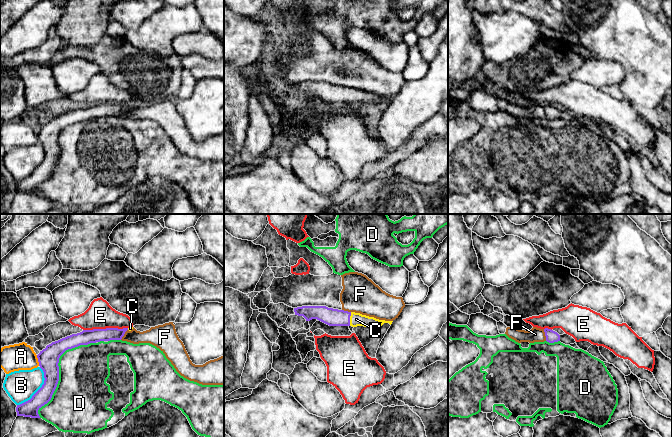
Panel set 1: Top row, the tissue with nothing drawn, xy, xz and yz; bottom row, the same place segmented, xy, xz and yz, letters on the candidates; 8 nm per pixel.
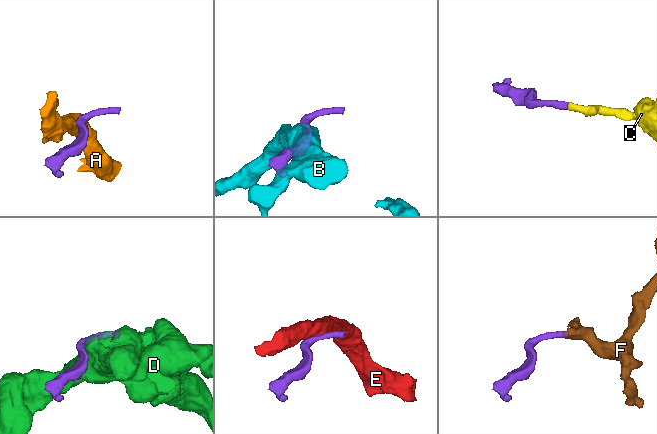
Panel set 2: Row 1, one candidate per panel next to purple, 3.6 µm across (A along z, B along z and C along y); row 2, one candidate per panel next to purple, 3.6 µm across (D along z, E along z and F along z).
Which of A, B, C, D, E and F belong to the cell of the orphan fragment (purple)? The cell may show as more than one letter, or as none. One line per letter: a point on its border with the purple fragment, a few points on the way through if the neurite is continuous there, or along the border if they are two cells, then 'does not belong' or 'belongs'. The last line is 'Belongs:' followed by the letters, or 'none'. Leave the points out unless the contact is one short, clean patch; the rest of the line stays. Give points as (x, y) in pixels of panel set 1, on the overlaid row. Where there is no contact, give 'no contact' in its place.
A: meets purple in xy at (38, 360); does not belong
B: meets purple in xy at (39, 389); does not belong
C: meets purple in xz at (349, 319); runs through xz (333, 317), (349, 319), (356, 319); belongs
D: meets purple in xy at (58, 370); does not belong
E: meets purple in xy at (106, 328); border along xy (127, 327), (83, 330); does not belong
F: meets purple in yz at (545, 335); border along yz (543, 329), (546, 340); does not belong
Belongs: C

